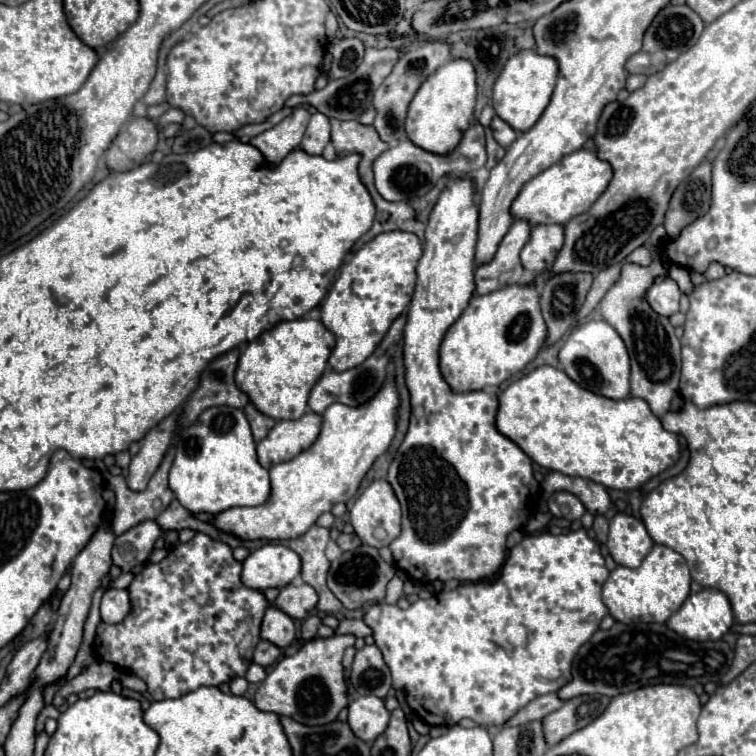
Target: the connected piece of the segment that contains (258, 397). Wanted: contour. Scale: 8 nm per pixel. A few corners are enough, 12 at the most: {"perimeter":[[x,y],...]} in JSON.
{"perimeter":[[282,321],[246,345],[236,387],[276,421],[300,419],[334,335]]}

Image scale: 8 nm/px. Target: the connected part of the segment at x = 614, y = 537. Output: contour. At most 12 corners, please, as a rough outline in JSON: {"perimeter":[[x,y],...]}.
{"perimeter":[[618,513],[606,547],[618,565],[638,567],[654,541],[640,519]]}

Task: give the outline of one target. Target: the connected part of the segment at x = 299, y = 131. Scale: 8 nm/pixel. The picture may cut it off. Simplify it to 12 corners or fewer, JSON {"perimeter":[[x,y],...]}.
{"perimeter":[[296,107],[282,123],[250,139],[268,167],[300,147],[310,113]]}

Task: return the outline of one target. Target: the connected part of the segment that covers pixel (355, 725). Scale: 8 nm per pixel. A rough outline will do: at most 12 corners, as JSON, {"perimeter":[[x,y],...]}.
{"perimeter":[[376,695],[348,705],[348,725],[366,743],[382,735],[390,713]]}

